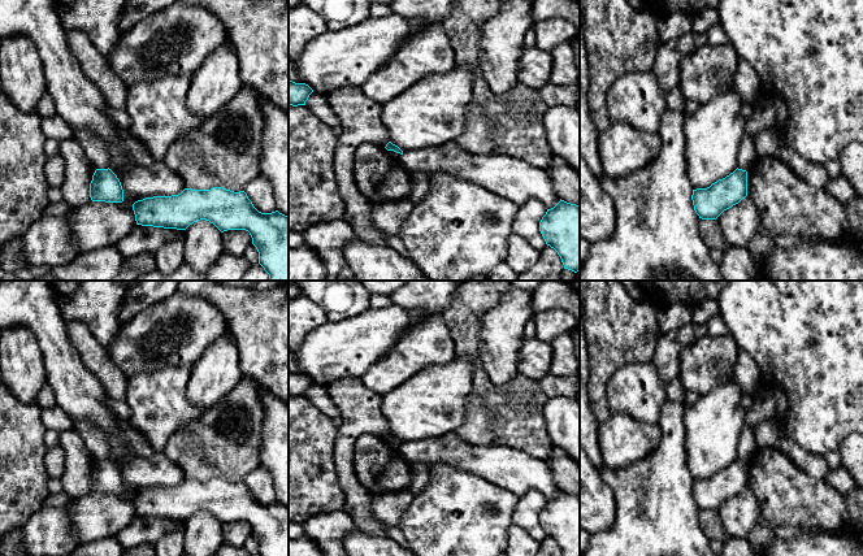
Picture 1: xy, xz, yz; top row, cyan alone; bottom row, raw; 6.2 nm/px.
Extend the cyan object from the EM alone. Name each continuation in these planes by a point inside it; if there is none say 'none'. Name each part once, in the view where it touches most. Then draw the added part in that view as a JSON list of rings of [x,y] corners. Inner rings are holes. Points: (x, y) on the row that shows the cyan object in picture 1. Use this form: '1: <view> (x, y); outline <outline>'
none

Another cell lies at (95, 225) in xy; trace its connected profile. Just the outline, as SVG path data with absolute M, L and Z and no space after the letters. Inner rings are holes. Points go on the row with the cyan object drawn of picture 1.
M155 161L151 166L130 166L122 174L116 174L123 190L122 203L90 201L82 207L73 208L65 217L71 227L71 244L79 252L114 246L125 238L136 225L133 204L138 200L153 196L172 196L181 194L186 186L181 174L169 169L164 161Z

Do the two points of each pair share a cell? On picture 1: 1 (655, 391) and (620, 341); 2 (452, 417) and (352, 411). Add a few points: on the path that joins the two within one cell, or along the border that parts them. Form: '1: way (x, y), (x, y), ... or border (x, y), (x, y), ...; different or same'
1: border (650, 361), (623, 365), (610, 379); different
2: border (381, 396), (381, 413), (390, 431); different

